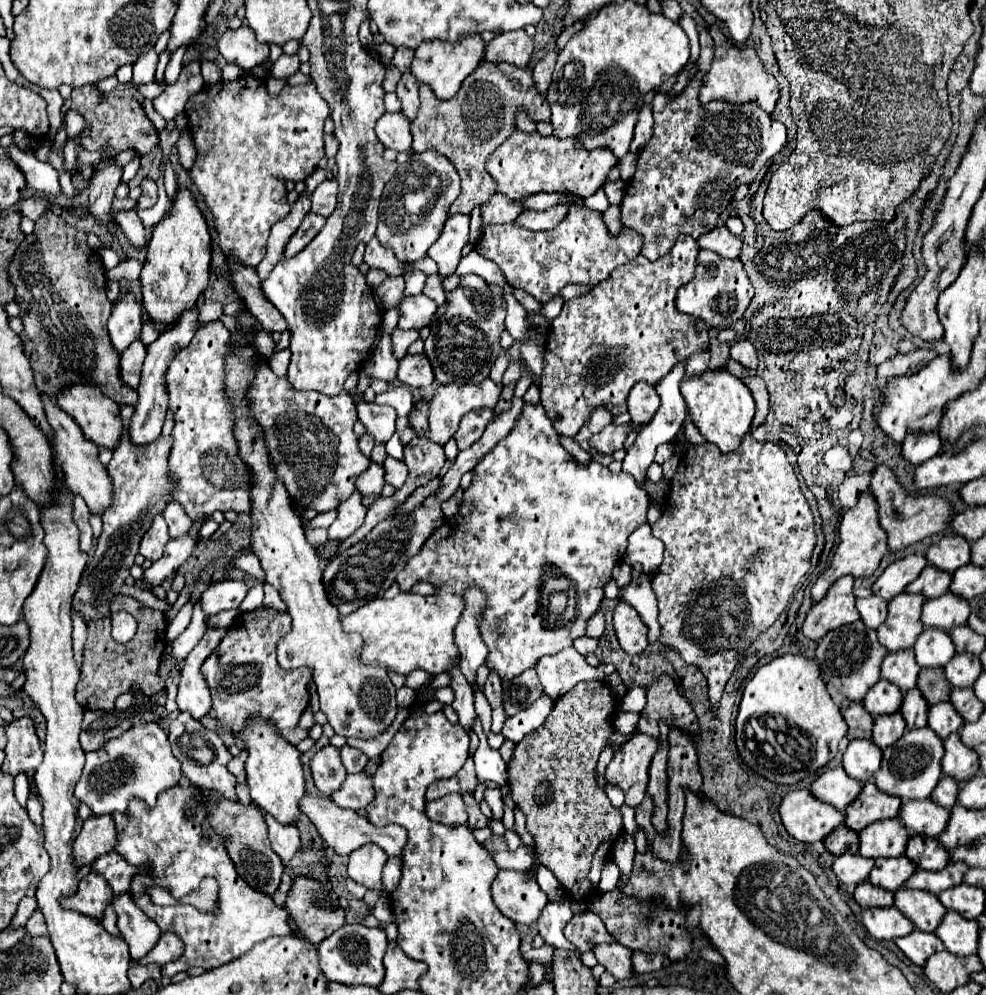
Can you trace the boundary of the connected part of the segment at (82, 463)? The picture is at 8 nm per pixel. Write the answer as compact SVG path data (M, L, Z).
M43 397L43 403L45 403L47 421L55 429L53 449L57 451L57 463L63 467L67 487L73 491L73 495L81 495L85 499L91 515L103 515L103 511L107 511L113 503L113 481L107 469L99 463L99 453L97 453L95 443L83 439L79 425L65 411L61 411L61 407L57 407L51 399Z

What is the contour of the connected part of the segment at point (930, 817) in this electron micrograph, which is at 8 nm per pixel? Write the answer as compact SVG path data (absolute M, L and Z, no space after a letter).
M911 799L907 801L903 807L901 807L901 819L903 819L903 825L907 827L909 835L931 835L931 837L939 837L943 833L943 829L947 827L947 821L949 821L949 809L933 803L931 799Z

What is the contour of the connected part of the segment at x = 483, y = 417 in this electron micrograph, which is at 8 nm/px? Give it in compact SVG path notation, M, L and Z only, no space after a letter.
M483 409L483 411L473 411L471 415L463 417L463 423L459 425L459 431L455 433L455 441L459 451L471 447L475 441L479 441L479 437L483 435L485 427L495 419L495 411L493 409Z

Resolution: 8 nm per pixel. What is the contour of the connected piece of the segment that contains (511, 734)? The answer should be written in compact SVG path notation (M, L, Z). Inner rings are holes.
M541 695L541 699L537 699L531 707L527 707L527 711L519 711L519 715L513 715L507 719L507 723L503 727L503 735L509 741L519 743L527 733L531 733L543 725L543 721L549 717L551 709L553 709L551 697Z

